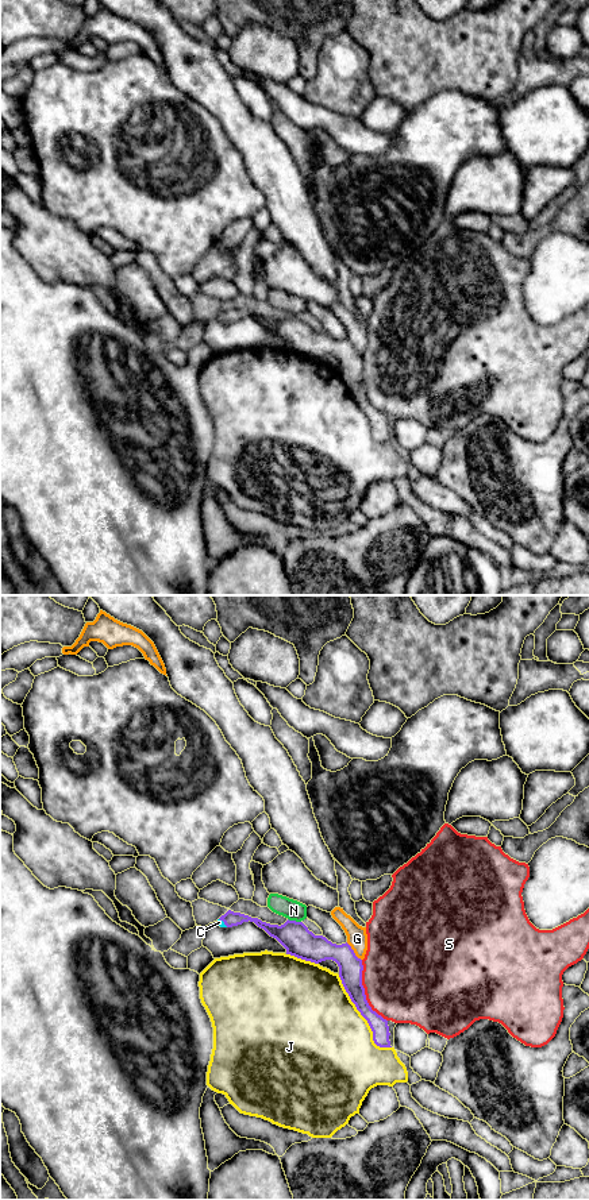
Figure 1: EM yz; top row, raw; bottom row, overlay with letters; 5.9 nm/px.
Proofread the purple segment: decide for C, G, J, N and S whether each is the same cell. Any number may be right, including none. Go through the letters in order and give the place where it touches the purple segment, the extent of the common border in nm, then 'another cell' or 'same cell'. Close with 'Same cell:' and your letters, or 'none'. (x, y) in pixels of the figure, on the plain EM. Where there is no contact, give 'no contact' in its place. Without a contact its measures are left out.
C: yz (223, 316) | 80 nm | same cell
G: yz (353, 347) | 140 nm | another cell
J: yz (362, 411) | 550 nm | another cell
N: yz (295, 316) | 80 nm | another cell
S: yz (364, 388) | 400 nm | another cell
Same cell: C

